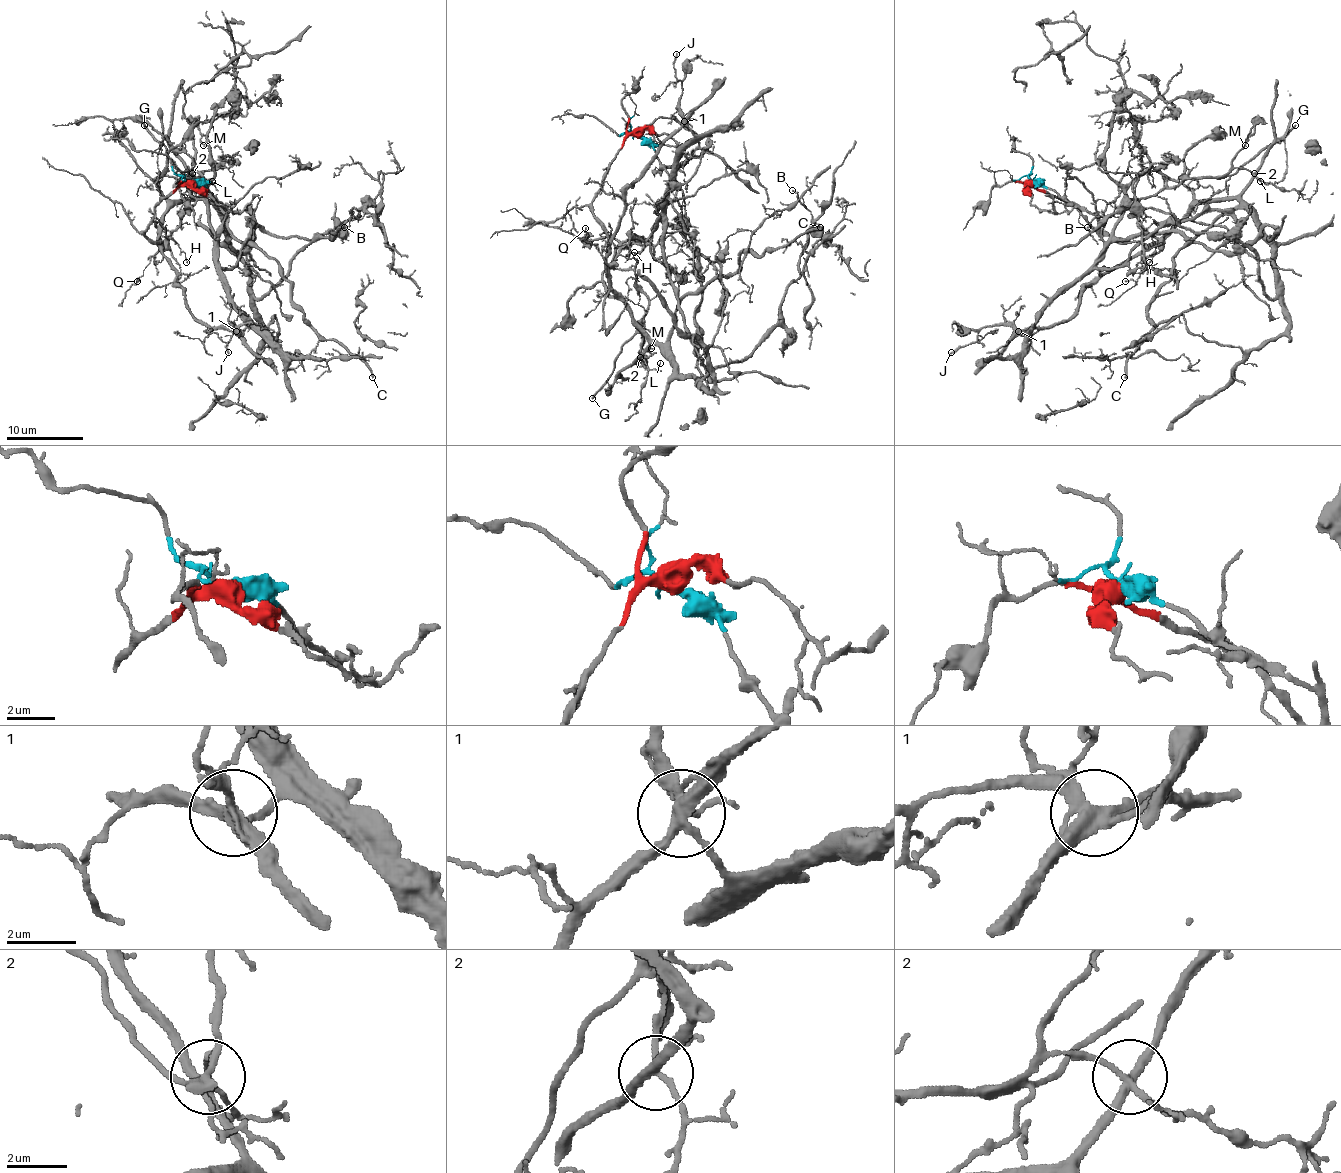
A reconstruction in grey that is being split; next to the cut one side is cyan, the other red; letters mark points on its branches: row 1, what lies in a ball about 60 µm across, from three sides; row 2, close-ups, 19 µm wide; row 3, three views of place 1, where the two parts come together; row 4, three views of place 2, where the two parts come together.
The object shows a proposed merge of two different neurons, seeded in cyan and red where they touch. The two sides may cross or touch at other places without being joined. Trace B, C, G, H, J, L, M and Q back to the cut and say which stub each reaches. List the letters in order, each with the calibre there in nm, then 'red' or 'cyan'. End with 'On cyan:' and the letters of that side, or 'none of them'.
B: calibre 130 nm; red
C: calibre 200 nm; red
G: calibre 200 nm; cyan
H: calibre 100 nm; cyan
J: calibre 150 nm; cyan
L: calibre 70 nm; cyan
M: calibre 140 nm; cyan
Q: calibre 120 nm; cyan
On cyan: G, H, J, L, M, Q

